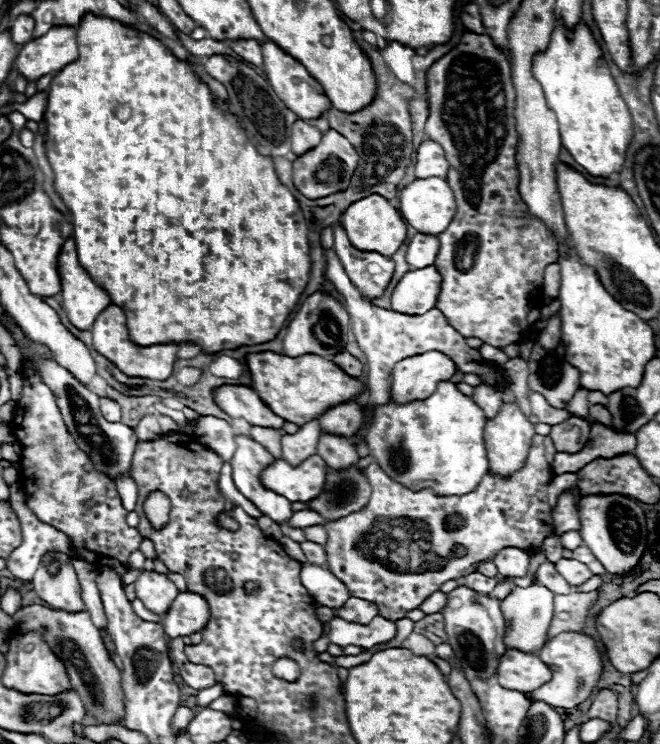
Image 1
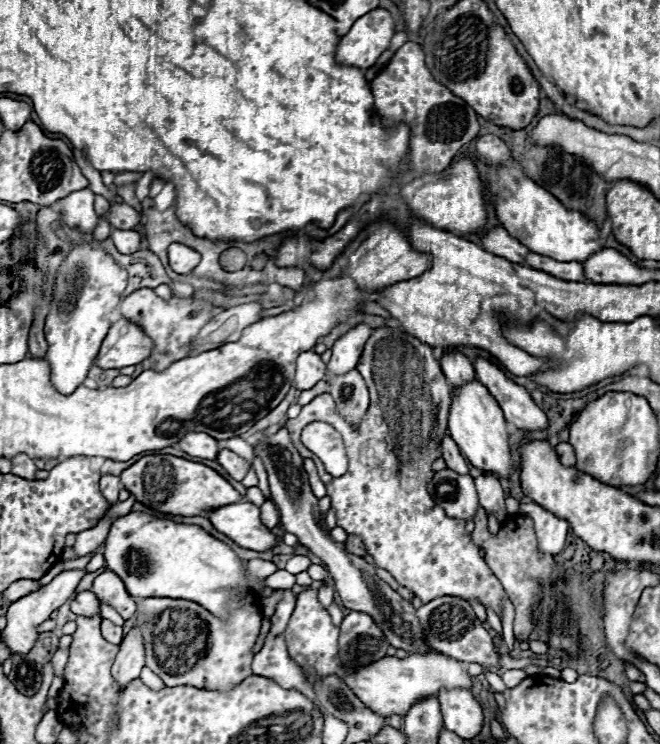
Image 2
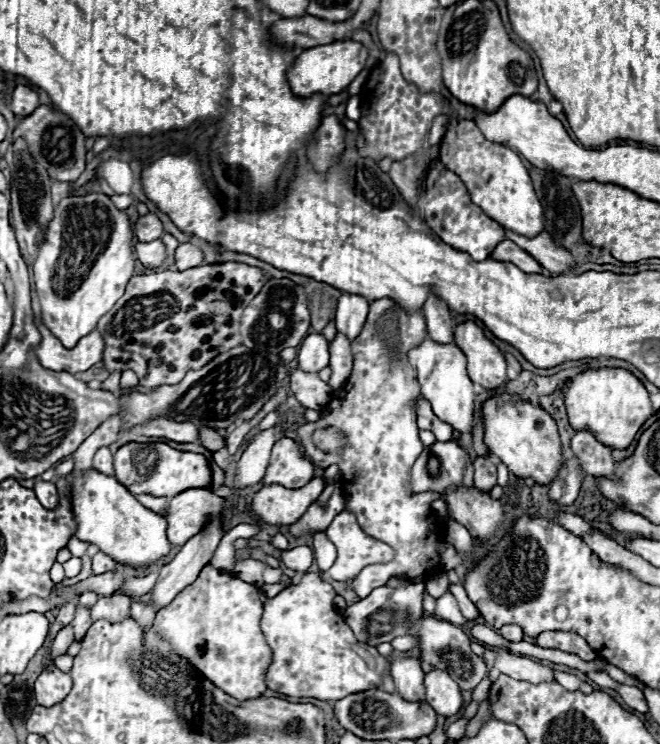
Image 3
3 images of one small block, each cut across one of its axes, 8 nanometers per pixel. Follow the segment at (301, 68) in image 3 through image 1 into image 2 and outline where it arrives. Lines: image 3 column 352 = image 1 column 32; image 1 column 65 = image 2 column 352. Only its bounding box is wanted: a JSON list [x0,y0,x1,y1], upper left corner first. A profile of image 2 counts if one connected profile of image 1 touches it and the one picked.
[336,8,394,68]

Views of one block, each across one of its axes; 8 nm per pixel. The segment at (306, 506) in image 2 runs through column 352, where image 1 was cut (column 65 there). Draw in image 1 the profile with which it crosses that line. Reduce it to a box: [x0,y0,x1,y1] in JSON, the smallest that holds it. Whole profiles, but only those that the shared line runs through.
[32,552,86,612]

